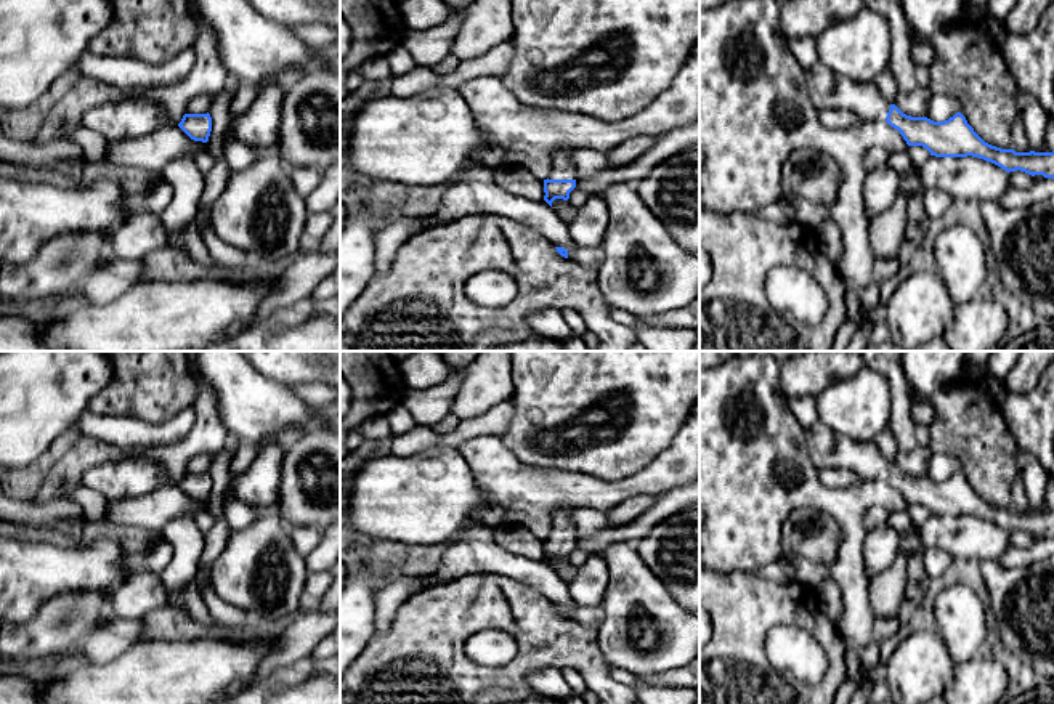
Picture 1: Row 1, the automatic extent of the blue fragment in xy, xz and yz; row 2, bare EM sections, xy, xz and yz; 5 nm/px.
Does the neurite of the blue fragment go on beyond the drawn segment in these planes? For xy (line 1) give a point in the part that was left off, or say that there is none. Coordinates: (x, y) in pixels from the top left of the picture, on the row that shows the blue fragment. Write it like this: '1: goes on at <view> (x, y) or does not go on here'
1: does not go on here

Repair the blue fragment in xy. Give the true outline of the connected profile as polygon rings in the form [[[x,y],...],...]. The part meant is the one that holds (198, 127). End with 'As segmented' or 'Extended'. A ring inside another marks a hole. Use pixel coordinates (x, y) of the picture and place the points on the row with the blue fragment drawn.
[[[184,114],[178,127],[194,141],[207,143],[212,131],[210,114]]]. As segmented

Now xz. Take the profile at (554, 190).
[[[563,148],[555,152],[549,178],[544,180],[544,200],[550,207],[555,199],[568,200],[570,192],[576,188],[571,151],[571,148]]]. Extended

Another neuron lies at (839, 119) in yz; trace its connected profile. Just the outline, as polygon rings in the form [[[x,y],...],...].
[[[821,109],[818,111],[818,117],[825,127],[834,130],[847,130],[863,120],[855,112],[845,109]]]

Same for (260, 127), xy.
[[[265,85],[257,99],[231,127],[234,141],[257,149],[258,156],[276,151],[281,140],[284,85]]]

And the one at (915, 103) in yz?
[[[916,87],[908,95],[898,93],[892,104],[906,115],[926,117],[930,93],[932,91],[929,88]]]

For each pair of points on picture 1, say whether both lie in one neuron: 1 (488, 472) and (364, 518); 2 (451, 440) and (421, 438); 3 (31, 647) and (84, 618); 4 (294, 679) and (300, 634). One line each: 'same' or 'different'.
1: different
2: same
3: same
4: different

